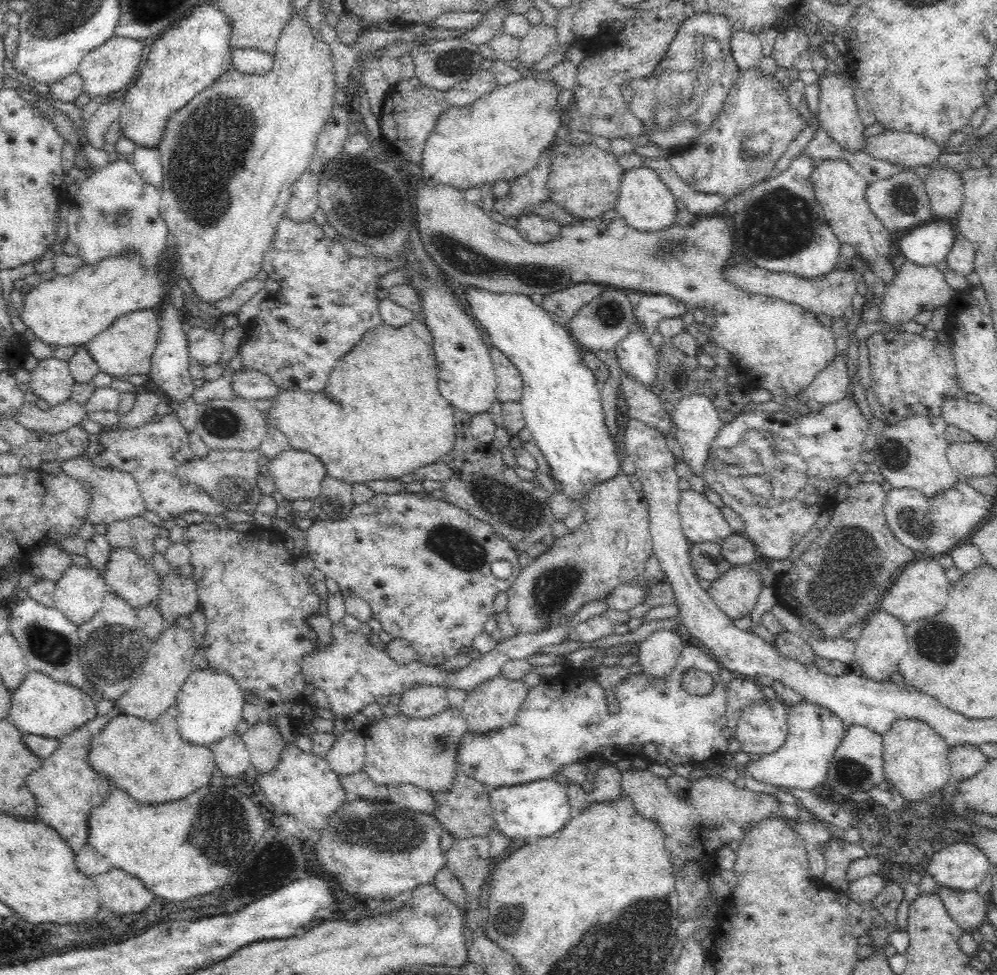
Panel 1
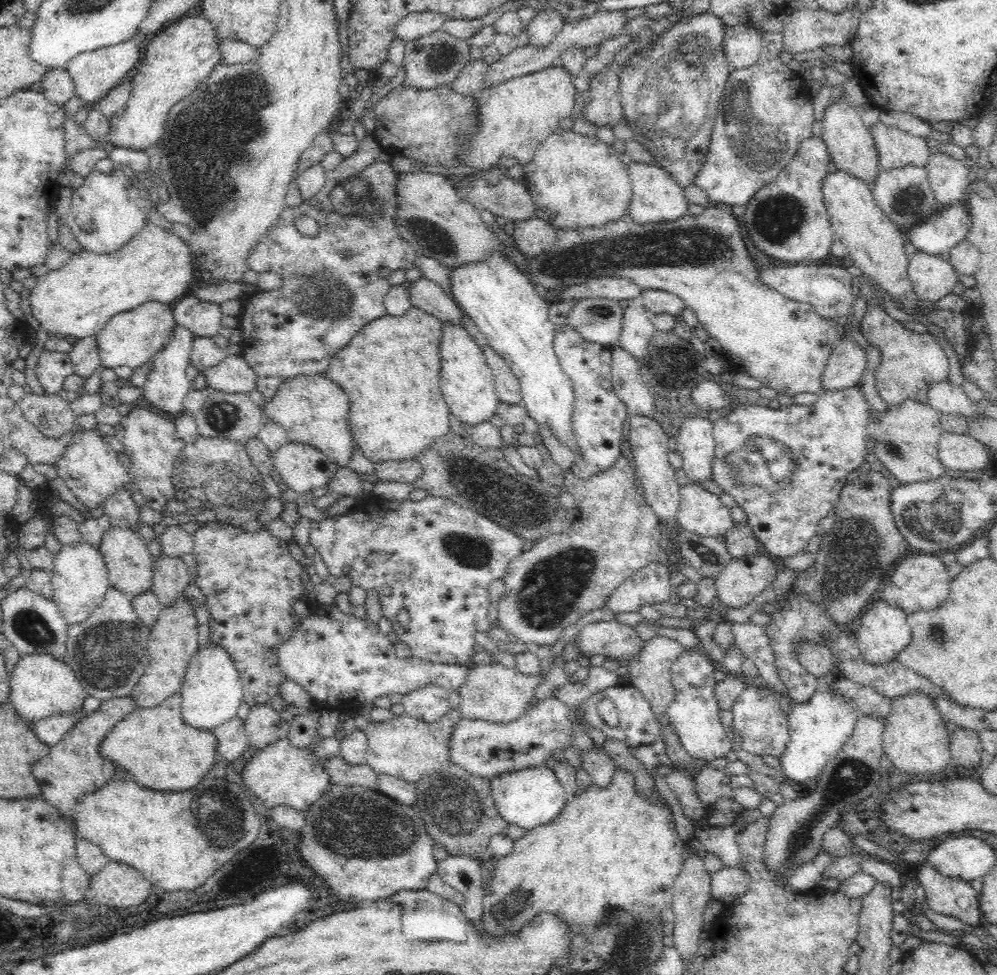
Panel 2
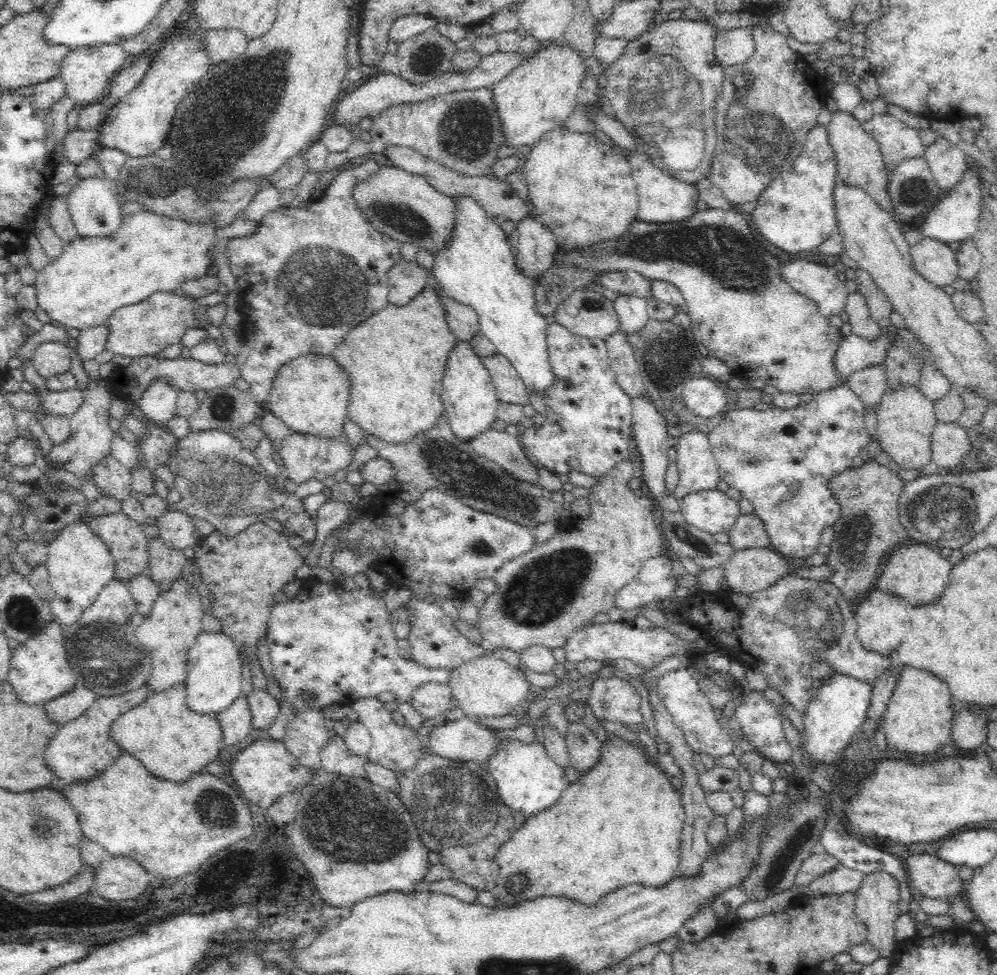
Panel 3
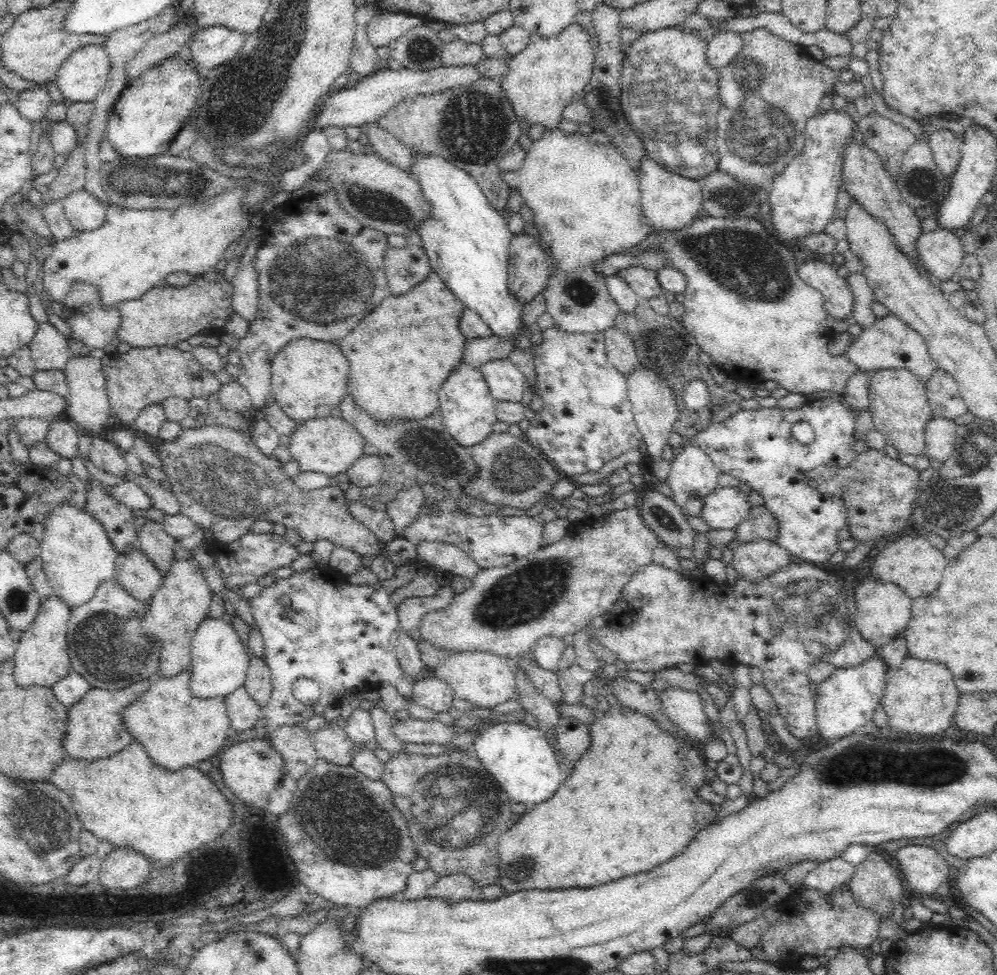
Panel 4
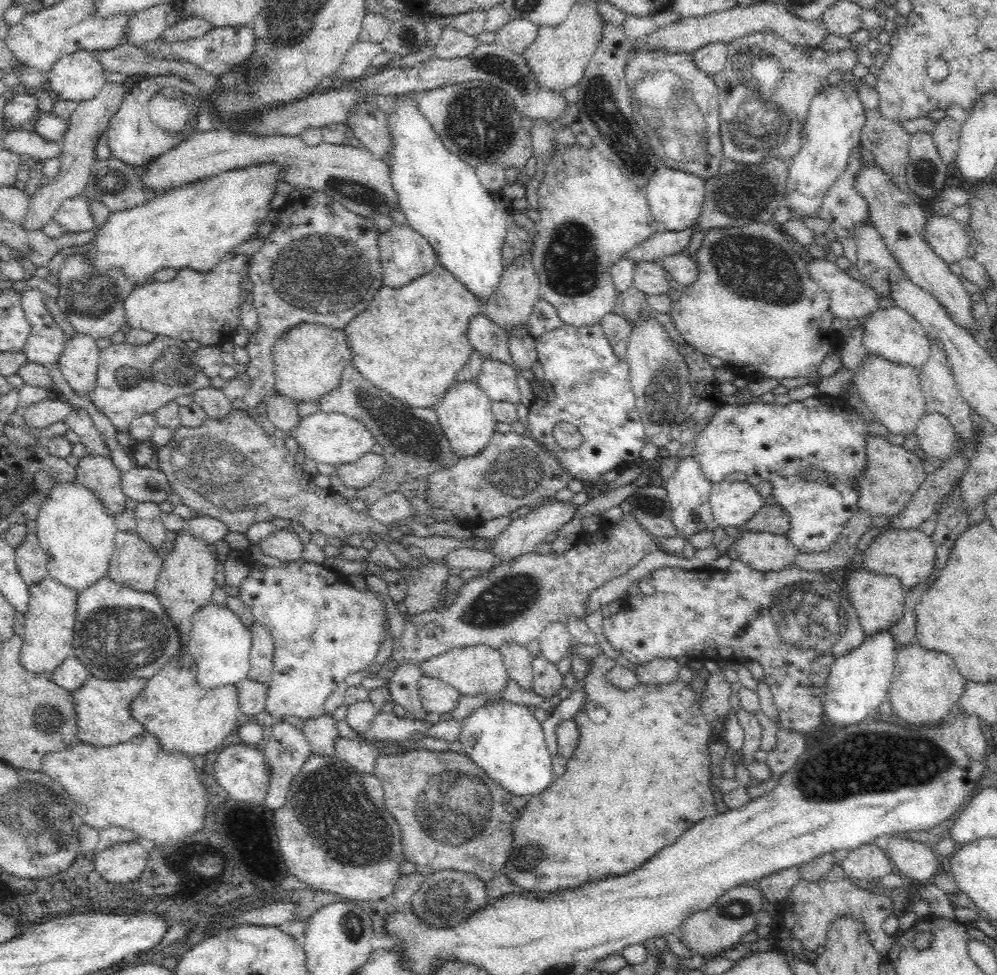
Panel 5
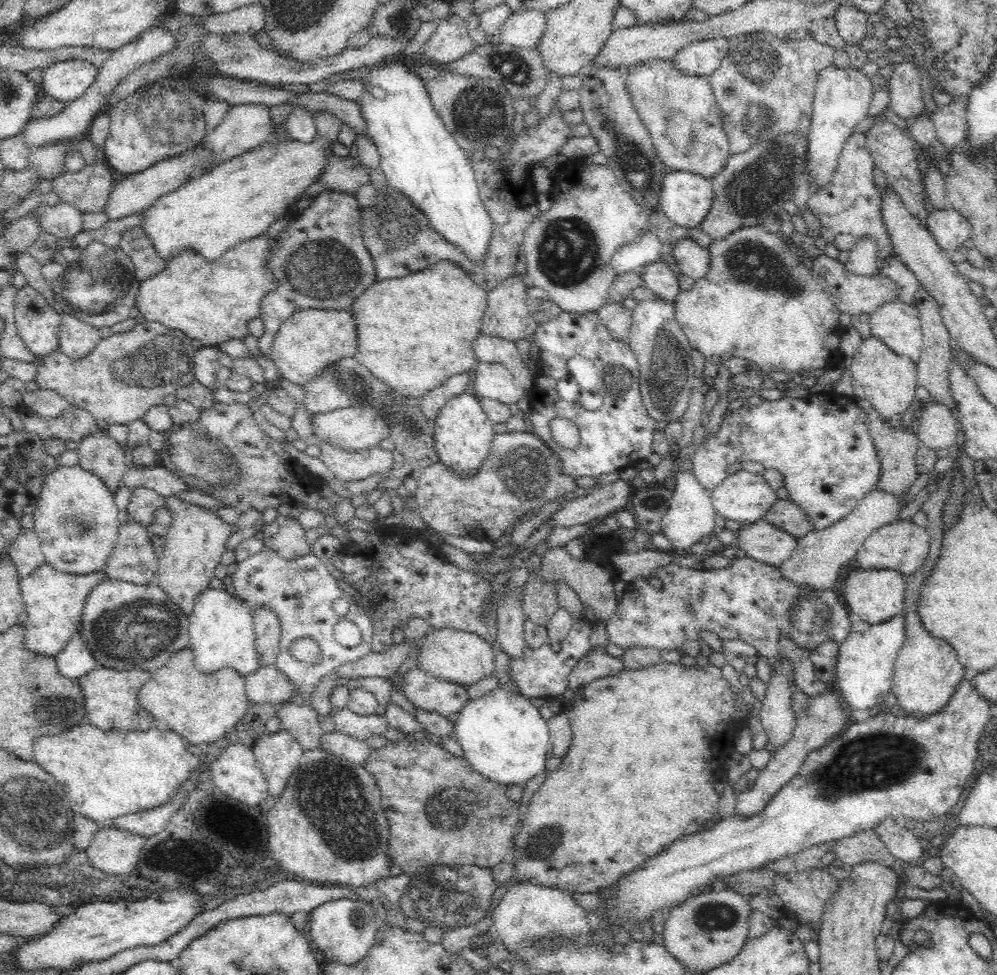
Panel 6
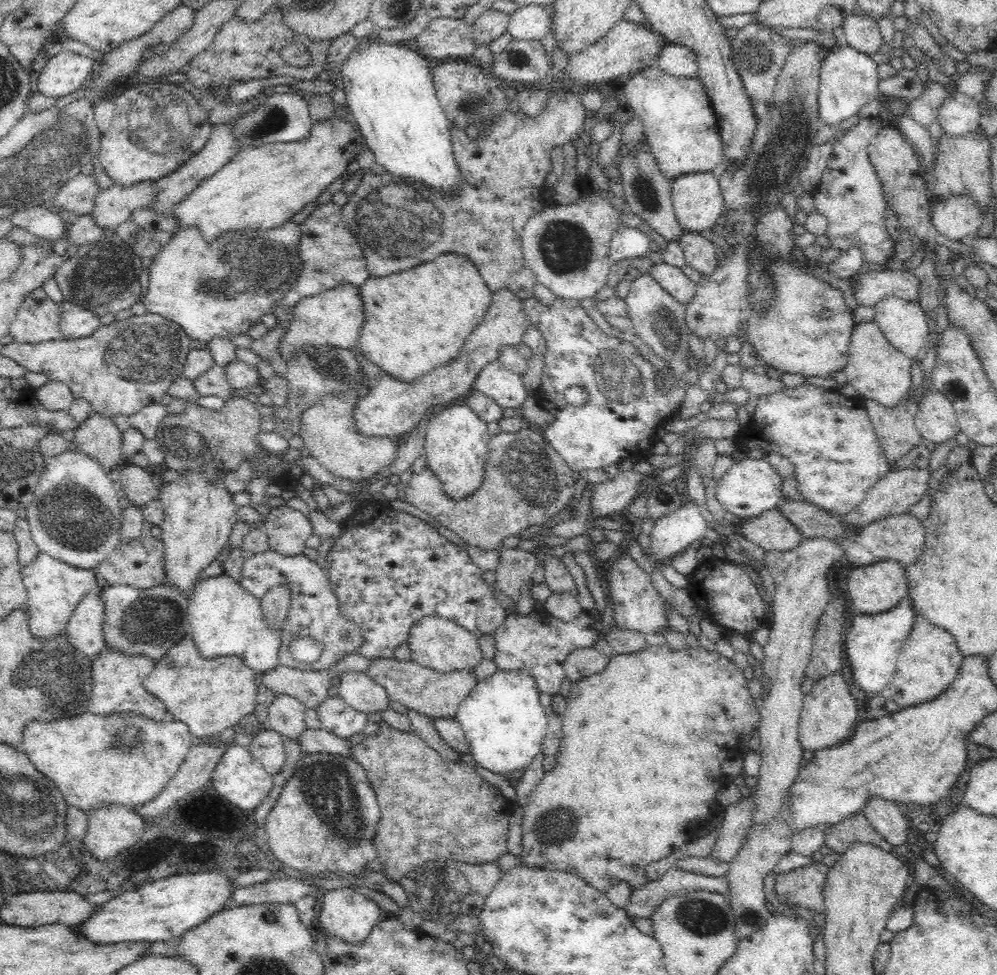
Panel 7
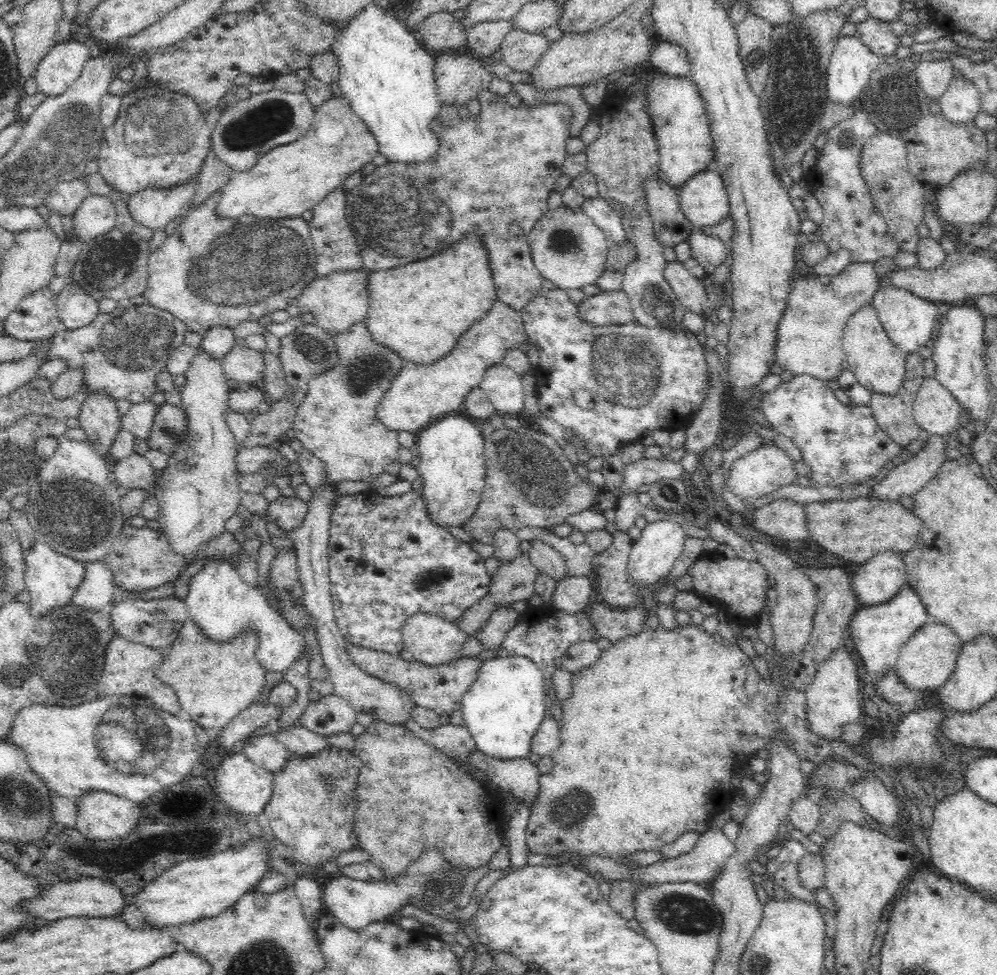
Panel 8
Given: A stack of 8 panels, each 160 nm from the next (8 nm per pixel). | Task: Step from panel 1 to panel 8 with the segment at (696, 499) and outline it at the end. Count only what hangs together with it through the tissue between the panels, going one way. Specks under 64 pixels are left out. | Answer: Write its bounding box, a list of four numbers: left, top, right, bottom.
[727,445,798,499]

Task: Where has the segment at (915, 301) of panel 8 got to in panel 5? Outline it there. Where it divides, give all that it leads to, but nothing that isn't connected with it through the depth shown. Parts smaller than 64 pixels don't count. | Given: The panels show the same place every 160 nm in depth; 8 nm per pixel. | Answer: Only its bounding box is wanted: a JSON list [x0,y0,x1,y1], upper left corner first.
[861,305,930,370]

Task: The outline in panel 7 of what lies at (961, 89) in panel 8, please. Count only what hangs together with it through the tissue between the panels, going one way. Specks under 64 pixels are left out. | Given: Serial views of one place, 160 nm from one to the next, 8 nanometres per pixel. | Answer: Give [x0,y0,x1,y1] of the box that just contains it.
[936,88,981,136]

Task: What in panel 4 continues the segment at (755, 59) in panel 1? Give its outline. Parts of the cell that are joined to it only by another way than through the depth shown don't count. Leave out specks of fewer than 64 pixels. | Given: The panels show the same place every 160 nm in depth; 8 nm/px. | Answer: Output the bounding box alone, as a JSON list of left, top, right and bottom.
[706,31,743,69]

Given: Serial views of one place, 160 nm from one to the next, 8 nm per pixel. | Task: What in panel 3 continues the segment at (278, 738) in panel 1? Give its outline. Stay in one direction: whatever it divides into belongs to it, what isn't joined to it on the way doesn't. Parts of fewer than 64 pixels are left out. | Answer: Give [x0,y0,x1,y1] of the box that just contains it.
[247,689,278,735]

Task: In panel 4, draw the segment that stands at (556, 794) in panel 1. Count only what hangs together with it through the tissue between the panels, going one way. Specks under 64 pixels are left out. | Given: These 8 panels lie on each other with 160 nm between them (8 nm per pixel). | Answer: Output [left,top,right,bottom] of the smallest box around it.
[471,720,564,806]

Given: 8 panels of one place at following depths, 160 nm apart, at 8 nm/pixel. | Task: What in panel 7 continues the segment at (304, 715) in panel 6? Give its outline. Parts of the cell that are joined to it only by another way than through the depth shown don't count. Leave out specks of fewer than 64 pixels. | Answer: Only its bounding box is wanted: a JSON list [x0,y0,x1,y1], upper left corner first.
[263,694,307,741]

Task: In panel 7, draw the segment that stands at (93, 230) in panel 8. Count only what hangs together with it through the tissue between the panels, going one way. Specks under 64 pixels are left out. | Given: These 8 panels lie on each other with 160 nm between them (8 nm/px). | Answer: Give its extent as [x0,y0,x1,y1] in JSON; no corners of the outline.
[90,181,156,230]

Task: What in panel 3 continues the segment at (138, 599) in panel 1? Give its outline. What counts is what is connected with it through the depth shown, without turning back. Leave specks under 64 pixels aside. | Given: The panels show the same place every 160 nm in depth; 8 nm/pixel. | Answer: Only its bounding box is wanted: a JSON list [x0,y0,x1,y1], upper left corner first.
[85,512,149,582]

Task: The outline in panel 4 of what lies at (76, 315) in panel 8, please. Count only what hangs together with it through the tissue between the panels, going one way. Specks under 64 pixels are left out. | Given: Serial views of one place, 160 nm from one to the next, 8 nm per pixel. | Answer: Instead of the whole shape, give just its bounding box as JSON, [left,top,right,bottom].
[63,354,110,436]

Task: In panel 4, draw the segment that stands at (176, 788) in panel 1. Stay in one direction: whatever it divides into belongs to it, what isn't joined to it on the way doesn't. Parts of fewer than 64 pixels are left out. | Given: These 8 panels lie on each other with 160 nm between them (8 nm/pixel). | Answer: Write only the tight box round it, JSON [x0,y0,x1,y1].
[122,668,230,770]

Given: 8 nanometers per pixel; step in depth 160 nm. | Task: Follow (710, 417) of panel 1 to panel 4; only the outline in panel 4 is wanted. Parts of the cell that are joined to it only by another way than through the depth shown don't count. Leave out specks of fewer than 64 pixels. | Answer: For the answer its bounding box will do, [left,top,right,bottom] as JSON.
[666,442,721,518]

